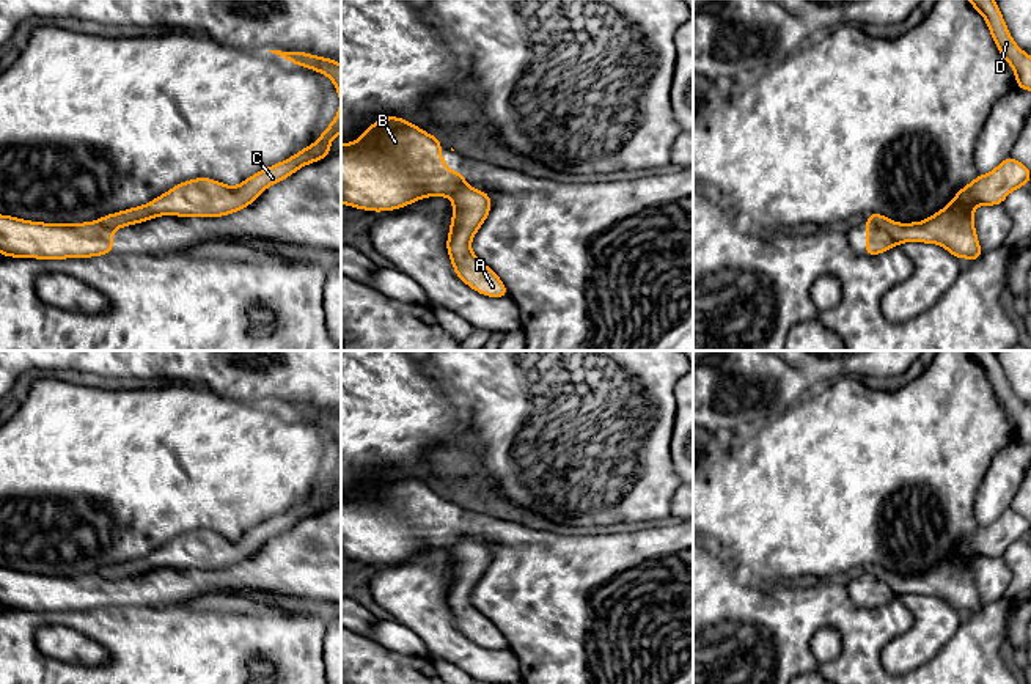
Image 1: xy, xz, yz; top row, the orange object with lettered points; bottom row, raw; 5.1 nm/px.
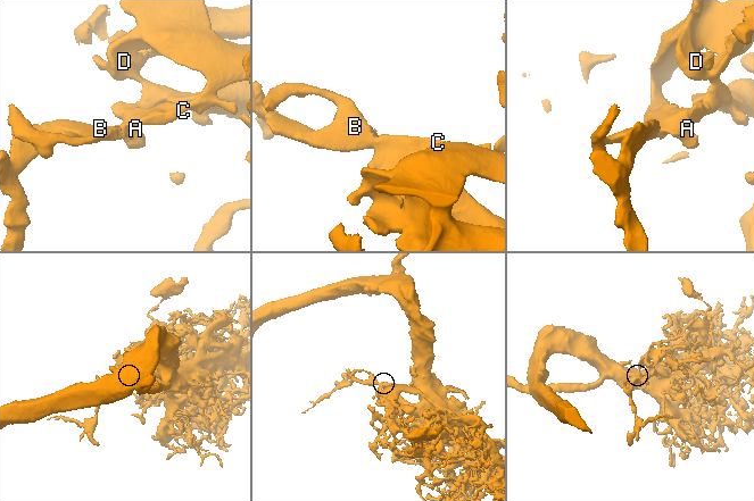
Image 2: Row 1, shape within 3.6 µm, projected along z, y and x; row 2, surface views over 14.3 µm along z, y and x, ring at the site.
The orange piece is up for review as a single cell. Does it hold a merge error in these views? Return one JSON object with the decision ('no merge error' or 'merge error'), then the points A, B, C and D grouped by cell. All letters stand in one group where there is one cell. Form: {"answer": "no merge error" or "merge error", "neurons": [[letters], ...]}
{"answer": "merge error", "neurons": [["A", "C", "D"], ["B"]]}

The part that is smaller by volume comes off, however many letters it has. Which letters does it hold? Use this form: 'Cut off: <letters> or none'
Cut off: B

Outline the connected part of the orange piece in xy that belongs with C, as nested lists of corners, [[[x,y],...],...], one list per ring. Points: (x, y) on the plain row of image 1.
[[[269,404],[283,409],[295,418],[322,425],[333,434],[339,448],[339,461],[335,472],[322,483],[321,489],[289,511],[248,528],[239,538],[231,539],[212,530],[192,530],[176,536],[173,541],[143,558],[101,569],[99,574],[104,579],[116,582],[143,576],[160,568],[225,569],[250,558],[267,539],[292,528],[299,520],[335,506],[330,503],[330,494],[341,486],[341,417],[333,410],[322,410],[310,404]]]

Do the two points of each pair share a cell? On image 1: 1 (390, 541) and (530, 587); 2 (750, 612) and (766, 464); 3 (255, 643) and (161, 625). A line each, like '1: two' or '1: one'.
1: one
2: two
3: one

